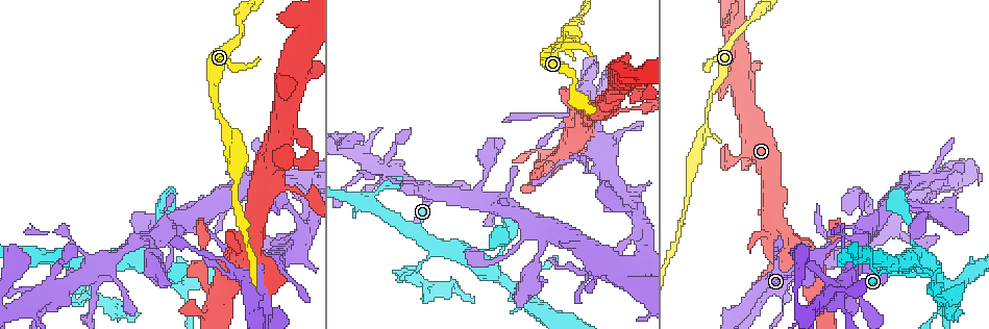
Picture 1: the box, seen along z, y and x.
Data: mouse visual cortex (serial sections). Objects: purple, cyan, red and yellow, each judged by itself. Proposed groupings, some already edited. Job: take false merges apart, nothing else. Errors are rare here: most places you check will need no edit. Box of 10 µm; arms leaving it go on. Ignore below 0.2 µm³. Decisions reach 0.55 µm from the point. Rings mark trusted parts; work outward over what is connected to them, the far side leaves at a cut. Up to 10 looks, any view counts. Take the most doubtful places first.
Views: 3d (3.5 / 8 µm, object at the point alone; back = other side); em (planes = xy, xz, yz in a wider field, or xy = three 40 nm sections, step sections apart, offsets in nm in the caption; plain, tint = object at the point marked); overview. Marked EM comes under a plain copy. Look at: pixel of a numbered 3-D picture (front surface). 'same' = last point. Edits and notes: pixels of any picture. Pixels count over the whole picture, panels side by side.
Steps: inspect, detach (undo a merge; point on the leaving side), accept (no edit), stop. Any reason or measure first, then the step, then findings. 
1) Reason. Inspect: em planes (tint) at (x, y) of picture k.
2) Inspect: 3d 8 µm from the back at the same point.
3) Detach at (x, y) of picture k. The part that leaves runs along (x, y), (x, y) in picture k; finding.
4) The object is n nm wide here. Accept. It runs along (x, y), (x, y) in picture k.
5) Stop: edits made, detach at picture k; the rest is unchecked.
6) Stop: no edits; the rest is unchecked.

Calibre changes. Inspect: 3d 3.5 µm from the back at (703, 141) of picture 1.

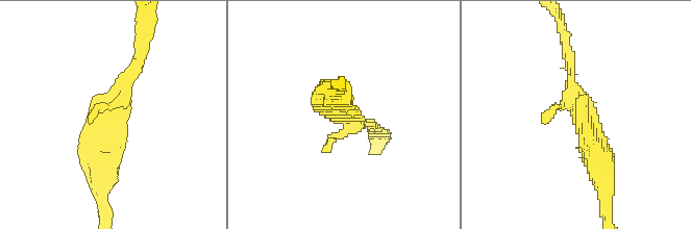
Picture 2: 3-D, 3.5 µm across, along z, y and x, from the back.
Inspect: em xy step 1 (tint) at (342, 115) of picture 2.

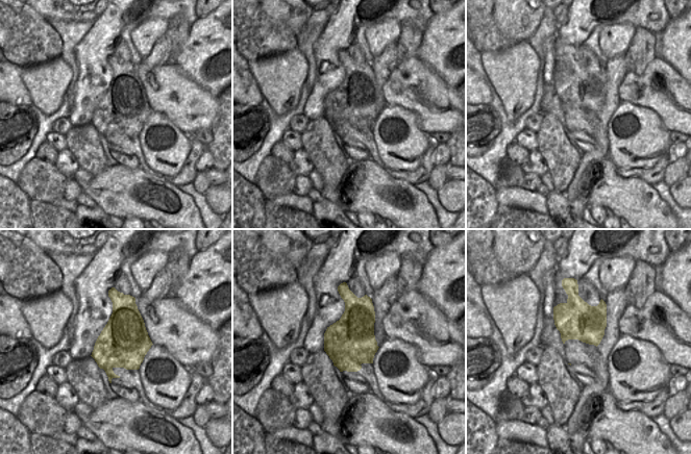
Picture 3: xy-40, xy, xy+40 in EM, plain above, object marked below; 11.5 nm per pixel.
Accept. One cell here.

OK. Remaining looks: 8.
Thick turns thin. Inspect: 3d 3.5 µm from the back at (438, 244) of picture 1.

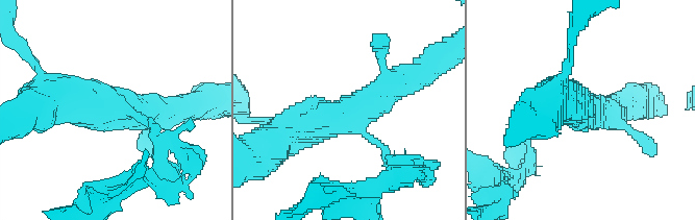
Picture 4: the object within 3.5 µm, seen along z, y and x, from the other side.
3 arms meet here; the arms are 150, 300, 500 nm wide; need the tissue. Inspect: em xy step 5 (tint) at (115, 106) of picture 4.

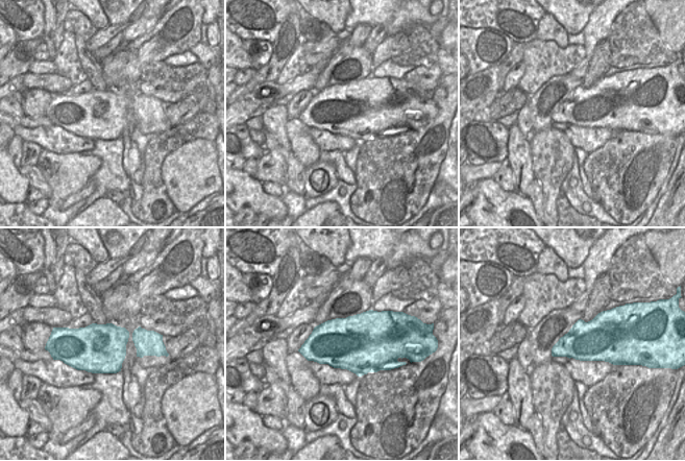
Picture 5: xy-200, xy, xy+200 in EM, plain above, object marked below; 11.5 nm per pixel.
The object is 700 nm wide here. Accept. It runs along (382, 67), (366, 104), (282, 133) in picture 4; all the same cell.

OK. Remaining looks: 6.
Three arms meet. Inspect: 3d 3.5 µm at (182, 286) of picture 1.

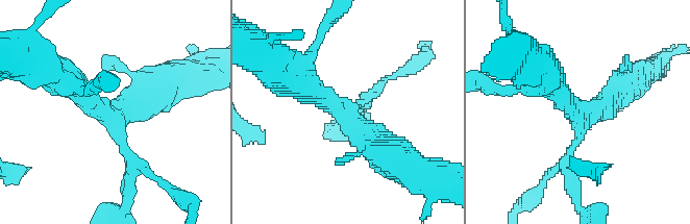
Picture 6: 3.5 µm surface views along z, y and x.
3 arms meet here; the arms are 150, 350, 450 nm wide. Inspect: em xy step 5 (tint) at (576, 116) of picture 6.

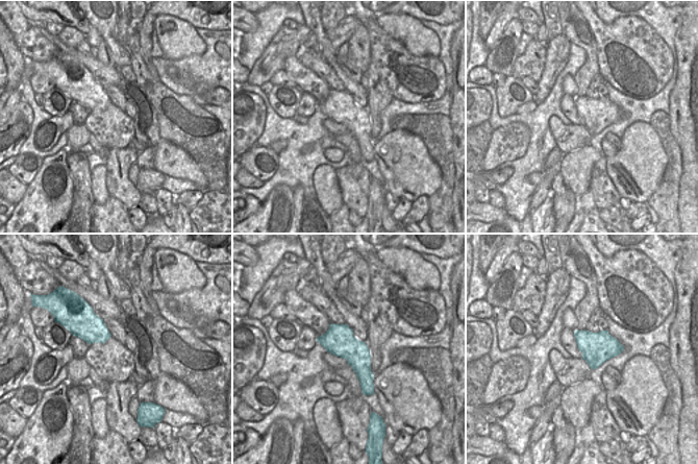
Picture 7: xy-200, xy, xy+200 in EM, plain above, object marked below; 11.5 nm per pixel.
Accept. Continuous, no second cell.

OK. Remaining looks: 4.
Small branch off a trunk. Inspect: 3d 3.5 µm at (301, 75) of picture 1.

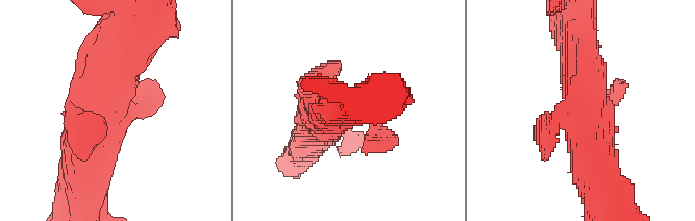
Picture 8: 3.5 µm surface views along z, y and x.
Shape alone is not enough. Inspect: em xy step 2 (tint) at (117, 113) of picture 8.

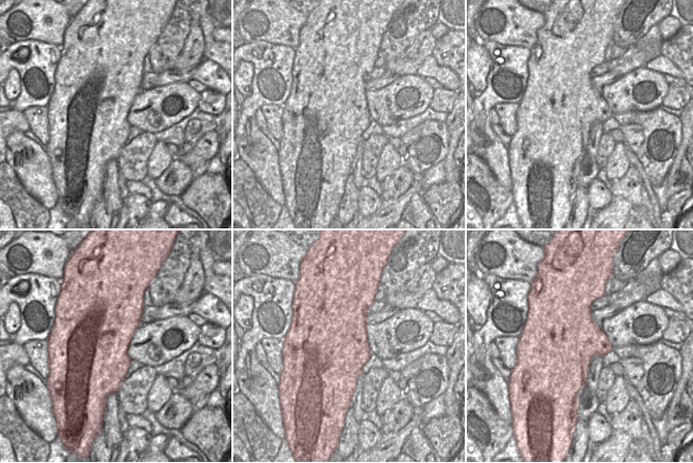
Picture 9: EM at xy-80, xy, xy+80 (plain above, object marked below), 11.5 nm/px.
Accept. It runs along (84, 172), (101, 76), (126, 44) in picture 8; continuous, no second cell.

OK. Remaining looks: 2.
Stop: no edits; the rest is unchecked.

